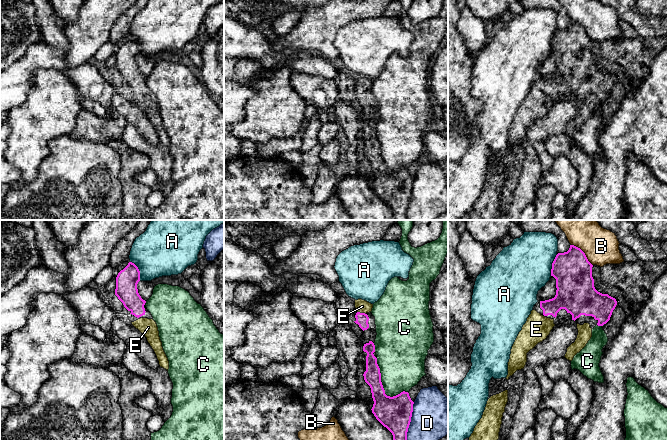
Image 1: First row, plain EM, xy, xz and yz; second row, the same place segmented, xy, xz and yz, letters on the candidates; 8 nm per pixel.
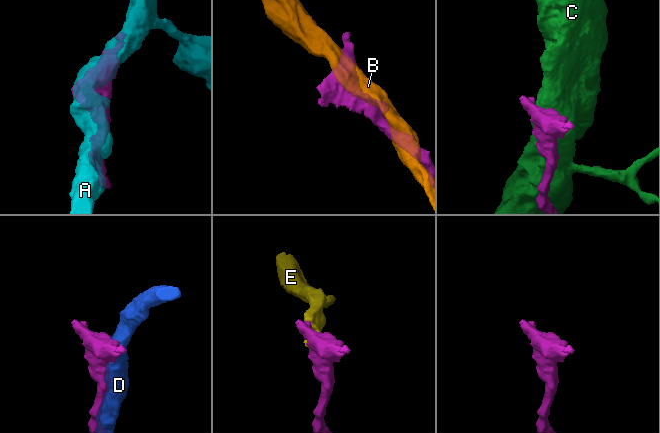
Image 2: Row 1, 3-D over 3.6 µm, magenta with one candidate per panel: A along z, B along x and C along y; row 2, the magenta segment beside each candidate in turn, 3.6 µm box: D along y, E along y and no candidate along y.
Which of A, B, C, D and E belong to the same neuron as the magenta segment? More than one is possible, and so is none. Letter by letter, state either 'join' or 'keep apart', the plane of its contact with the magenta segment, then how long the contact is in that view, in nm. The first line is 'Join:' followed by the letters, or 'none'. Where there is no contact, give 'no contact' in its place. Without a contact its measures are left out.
Join: E
A: keep apart; contact in yz; length 190 nm
B: keep apart; contact in yz; length 240 nm
C: keep apart; contact in xz; length 380 nm
D: keep apart; contact in xz; length 340 nm
E: join; contact in xz; length 80 nm

